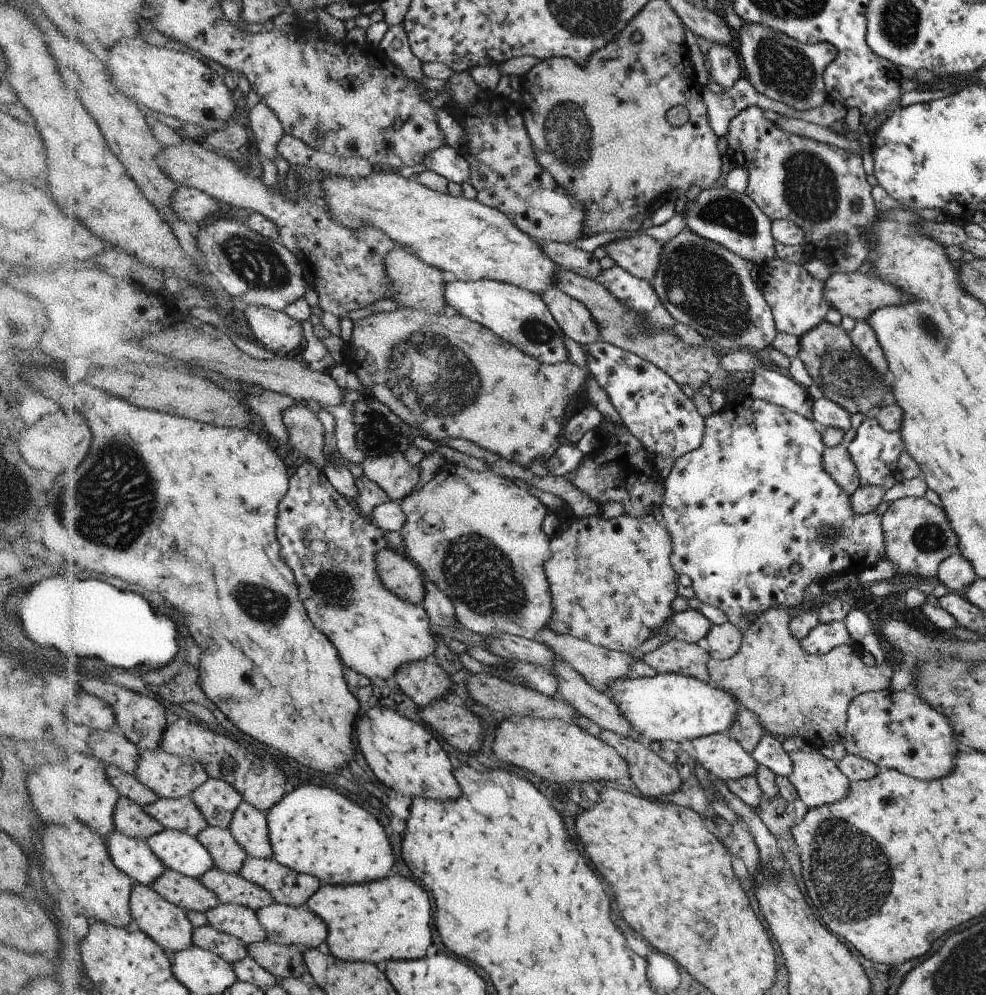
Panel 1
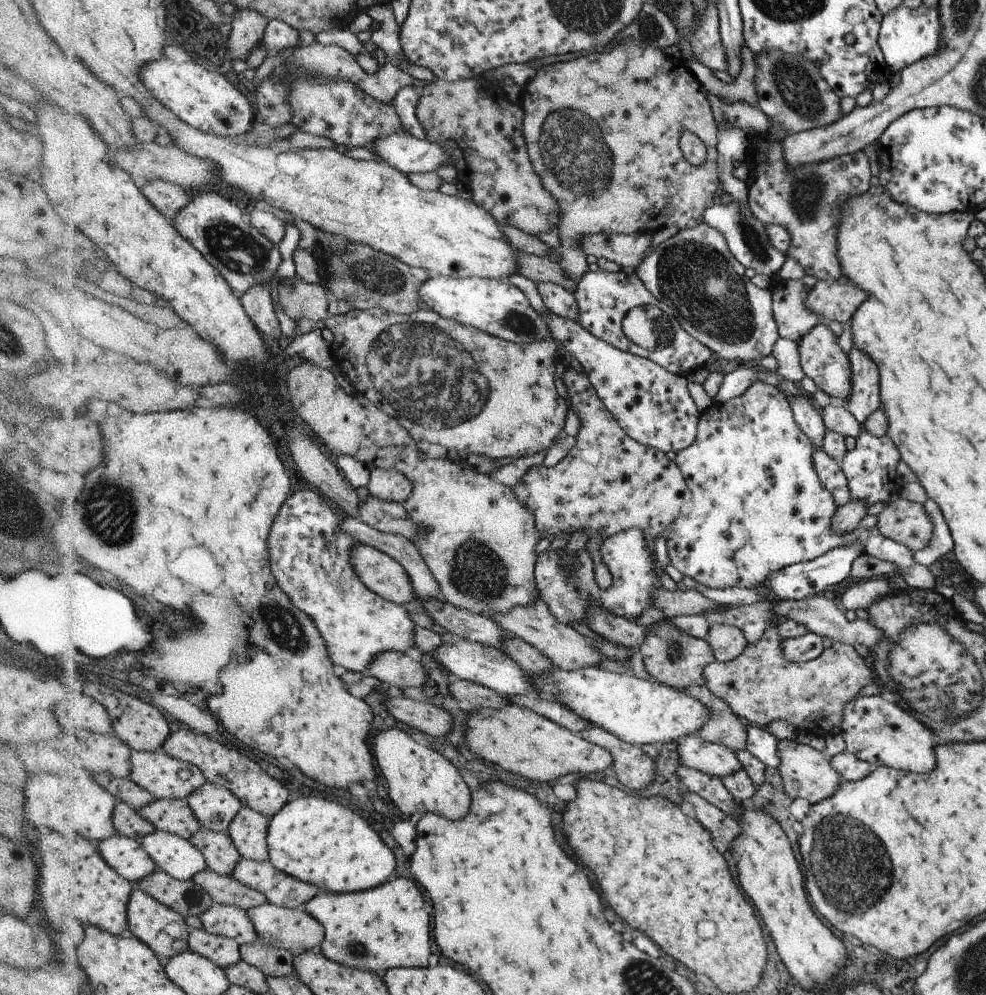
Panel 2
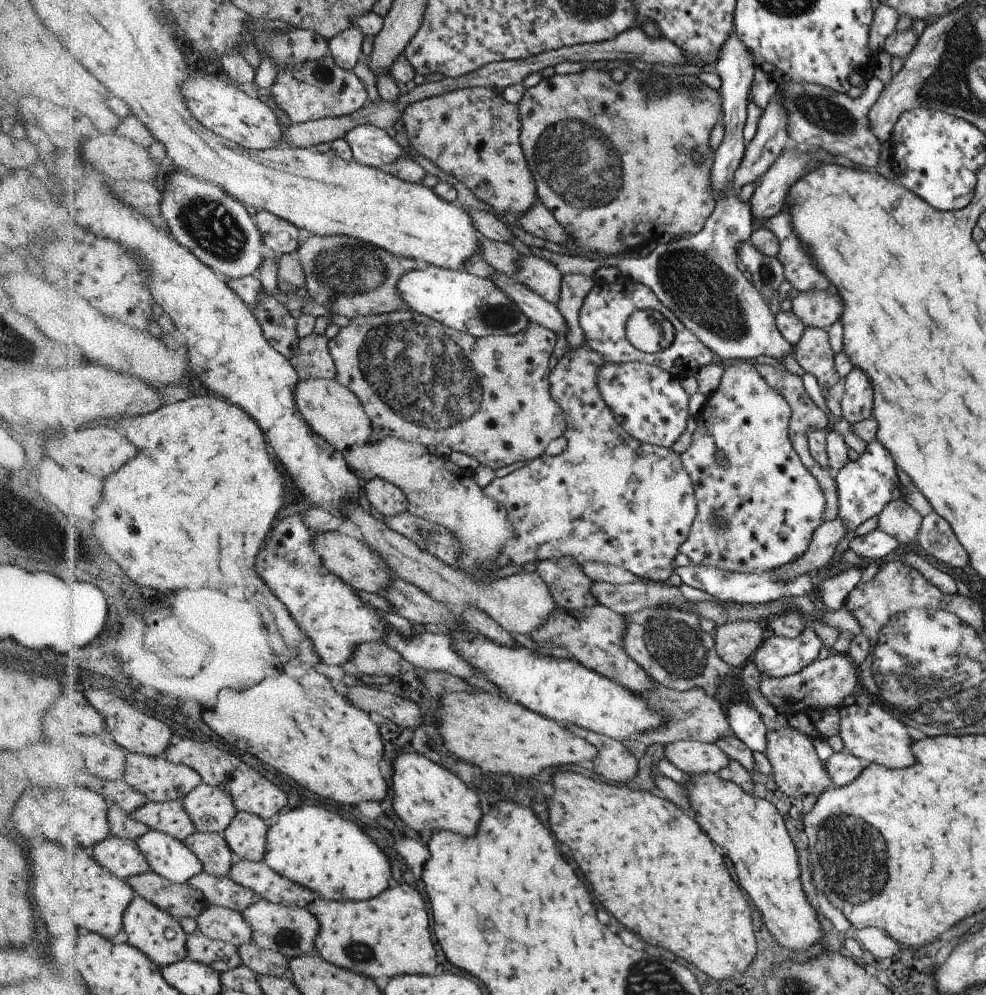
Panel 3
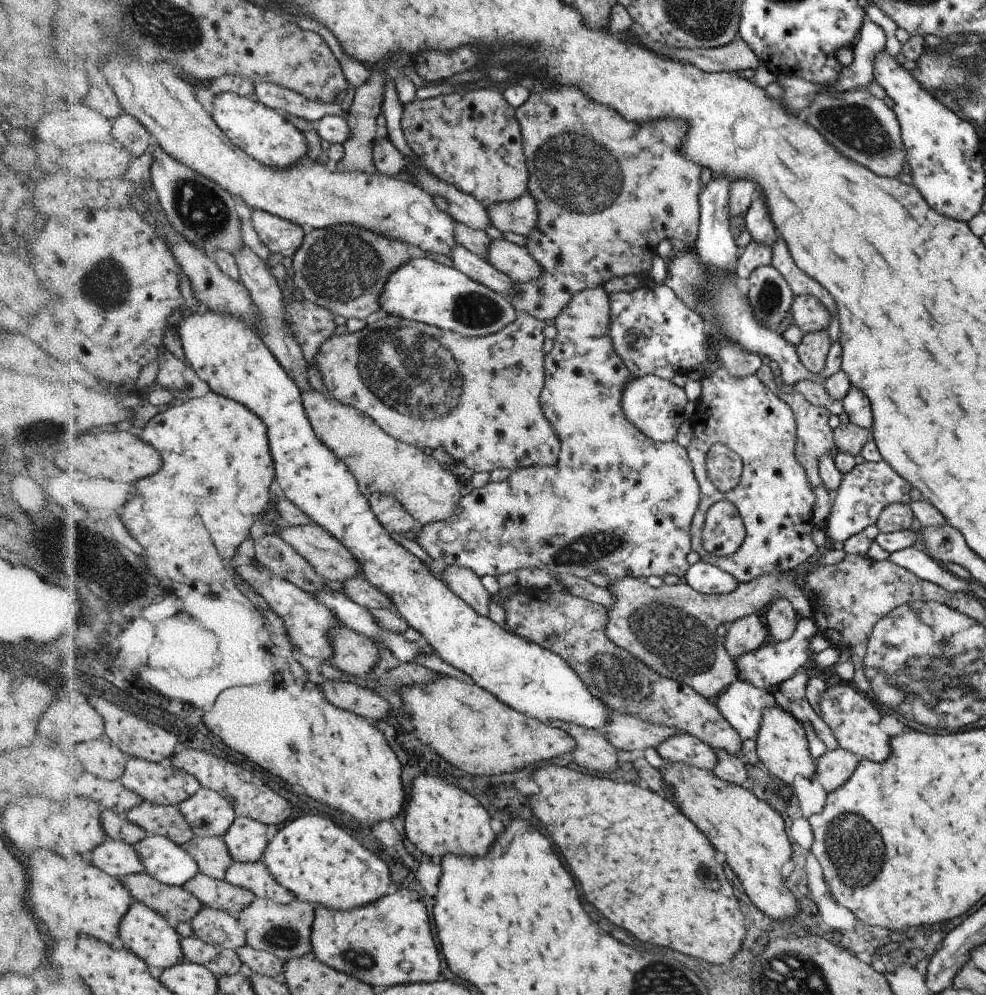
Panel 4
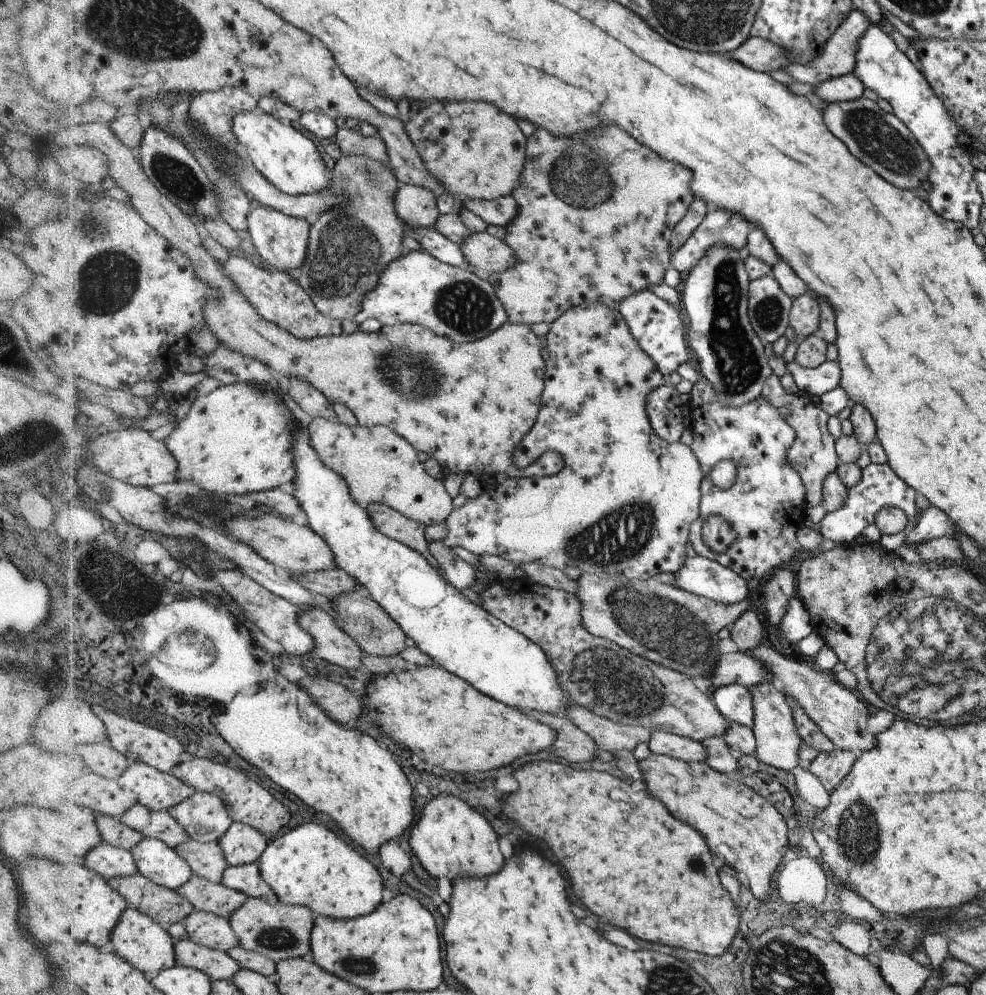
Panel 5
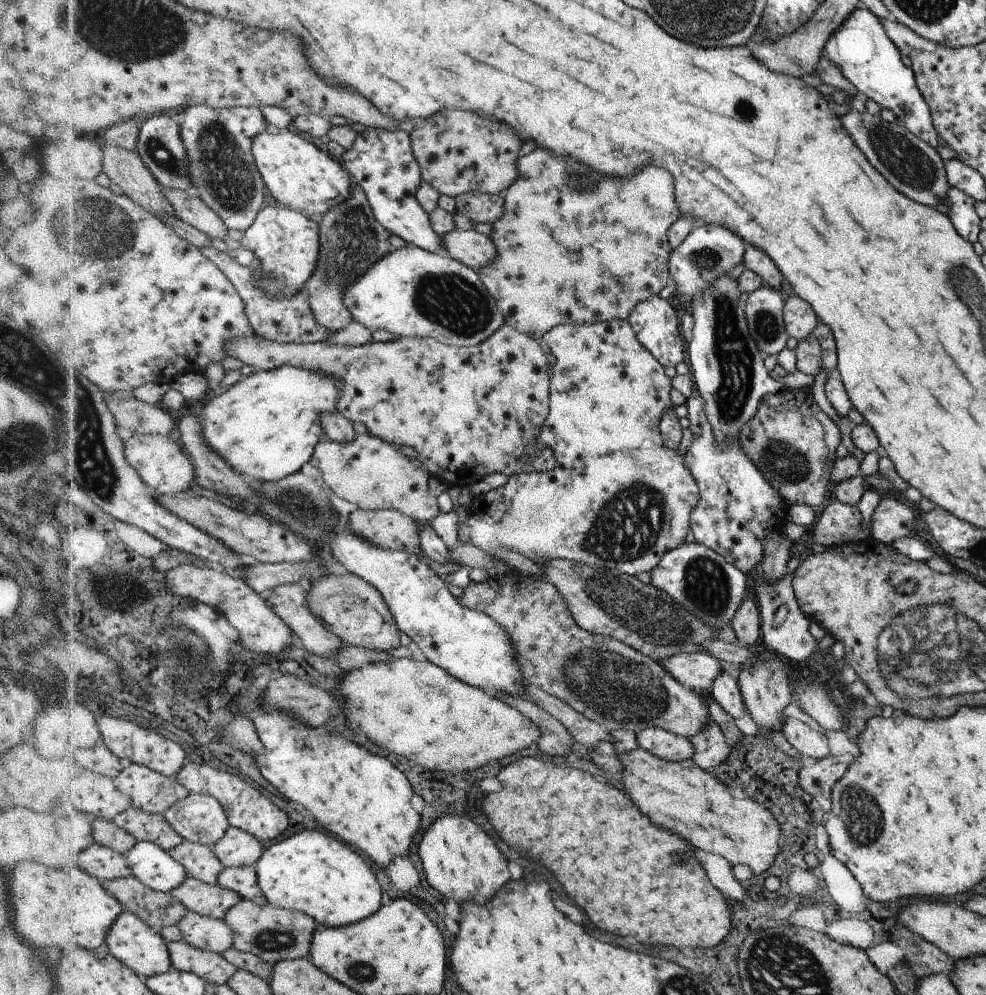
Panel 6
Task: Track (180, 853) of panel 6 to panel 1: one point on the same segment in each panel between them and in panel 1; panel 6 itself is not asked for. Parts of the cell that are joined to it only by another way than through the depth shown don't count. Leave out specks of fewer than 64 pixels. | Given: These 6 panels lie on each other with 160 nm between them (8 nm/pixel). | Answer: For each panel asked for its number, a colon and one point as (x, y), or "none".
1: (229, 855)
2: (221, 851)
3: (214, 849)
4: (213, 854)
5: (208, 860)

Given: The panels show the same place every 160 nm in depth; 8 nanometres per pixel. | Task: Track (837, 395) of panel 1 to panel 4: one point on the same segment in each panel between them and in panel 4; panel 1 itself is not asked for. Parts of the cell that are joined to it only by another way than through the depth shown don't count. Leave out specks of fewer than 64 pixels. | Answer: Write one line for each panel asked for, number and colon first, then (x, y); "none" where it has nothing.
2: (822, 359)
3: (814, 355)
4: (814, 349)

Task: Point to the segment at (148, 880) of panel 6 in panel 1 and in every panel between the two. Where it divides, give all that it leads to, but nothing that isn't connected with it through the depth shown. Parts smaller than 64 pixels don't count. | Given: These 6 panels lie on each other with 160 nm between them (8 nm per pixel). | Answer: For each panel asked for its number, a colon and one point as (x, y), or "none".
1: (181, 851)
2: (179, 856)
3: (171, 857)
4: (166, 860)
5: (160, 862)

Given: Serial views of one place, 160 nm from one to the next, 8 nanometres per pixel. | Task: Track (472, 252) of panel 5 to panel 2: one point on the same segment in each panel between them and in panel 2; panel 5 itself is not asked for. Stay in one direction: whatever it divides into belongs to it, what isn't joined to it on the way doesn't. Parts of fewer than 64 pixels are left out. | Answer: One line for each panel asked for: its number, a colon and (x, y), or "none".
2: (556, 298)
3: (536, 274)
4: (516, 261)

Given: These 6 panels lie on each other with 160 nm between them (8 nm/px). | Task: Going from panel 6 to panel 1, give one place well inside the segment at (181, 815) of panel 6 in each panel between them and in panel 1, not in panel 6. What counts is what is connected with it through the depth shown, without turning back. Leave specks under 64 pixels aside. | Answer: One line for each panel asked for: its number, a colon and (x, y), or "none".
1: (219, 800)
2: (216, 806)
3: (213, 809)
4: (211, 814)
5: (206, 816)

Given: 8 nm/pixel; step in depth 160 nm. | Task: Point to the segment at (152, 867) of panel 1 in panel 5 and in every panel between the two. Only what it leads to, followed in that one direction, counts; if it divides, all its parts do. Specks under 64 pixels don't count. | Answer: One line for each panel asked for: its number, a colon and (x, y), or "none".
2: (128, 856)
3: (124, 857)
4: (121, 859)
5: (110, 861)

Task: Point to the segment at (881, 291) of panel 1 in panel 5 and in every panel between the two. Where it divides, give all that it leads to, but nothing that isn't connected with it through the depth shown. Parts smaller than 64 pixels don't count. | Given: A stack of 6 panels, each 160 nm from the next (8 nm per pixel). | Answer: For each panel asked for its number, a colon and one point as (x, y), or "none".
2: (838, 300)
3: (818, 308)
4: (809, 314)
5: (805, 318)

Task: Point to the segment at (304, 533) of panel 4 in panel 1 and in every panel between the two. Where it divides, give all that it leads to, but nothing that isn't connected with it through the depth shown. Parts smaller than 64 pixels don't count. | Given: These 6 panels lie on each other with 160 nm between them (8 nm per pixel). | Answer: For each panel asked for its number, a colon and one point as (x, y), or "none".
1: (400, 575)
2: (384, 575)
3: (349, 559)

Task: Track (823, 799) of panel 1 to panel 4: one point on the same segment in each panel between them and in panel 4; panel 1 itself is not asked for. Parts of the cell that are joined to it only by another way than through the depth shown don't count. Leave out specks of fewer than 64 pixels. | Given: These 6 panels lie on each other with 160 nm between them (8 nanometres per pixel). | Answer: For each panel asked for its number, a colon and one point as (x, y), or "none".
2: (807, 773)
3: (798, 772)
4: (782, 744)

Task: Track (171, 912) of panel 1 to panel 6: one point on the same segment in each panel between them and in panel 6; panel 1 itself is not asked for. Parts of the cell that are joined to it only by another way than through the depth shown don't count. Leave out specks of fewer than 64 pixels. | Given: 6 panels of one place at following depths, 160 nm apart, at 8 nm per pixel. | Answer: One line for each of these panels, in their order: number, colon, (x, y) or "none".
2: (165, 929)
3: (161, 936)
4: (145, 931)
5: (145, 943)
6: (135, 942)

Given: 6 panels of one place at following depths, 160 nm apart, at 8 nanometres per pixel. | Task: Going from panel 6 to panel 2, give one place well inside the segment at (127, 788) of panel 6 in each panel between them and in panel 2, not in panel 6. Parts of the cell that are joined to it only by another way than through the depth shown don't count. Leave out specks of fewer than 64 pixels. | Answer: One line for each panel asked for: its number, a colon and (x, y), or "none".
2: (166, 777)
3: (162, 780)
4: (162, 783)
5: (160, 791)

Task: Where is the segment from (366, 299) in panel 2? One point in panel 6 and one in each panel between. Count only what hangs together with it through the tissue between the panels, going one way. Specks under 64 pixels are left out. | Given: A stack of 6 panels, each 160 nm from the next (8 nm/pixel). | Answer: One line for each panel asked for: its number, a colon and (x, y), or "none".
3: (352, 278)
4: (344, 268)
5: (352, 244)
6: (352, 240)

